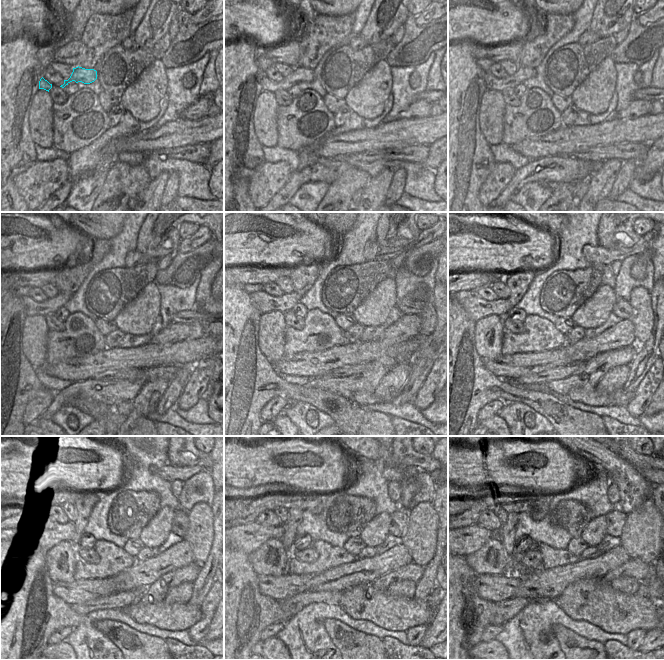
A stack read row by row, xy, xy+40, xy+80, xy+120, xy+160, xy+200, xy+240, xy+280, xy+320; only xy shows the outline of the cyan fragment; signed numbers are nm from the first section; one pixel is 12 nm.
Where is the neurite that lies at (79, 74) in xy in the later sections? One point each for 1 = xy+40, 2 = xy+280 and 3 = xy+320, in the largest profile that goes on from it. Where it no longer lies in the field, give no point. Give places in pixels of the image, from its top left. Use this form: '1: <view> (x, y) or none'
1: xy+40 (300, 74)
2: xy+280 (248, 537)
3: xy+320 (470, 539)

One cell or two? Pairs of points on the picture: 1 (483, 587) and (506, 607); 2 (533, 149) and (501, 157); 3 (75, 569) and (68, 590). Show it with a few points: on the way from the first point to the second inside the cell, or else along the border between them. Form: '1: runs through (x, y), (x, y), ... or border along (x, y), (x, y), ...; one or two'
1: border along (513, 596), (494, 603); two
2: border along (511, 147), (530, 159); two
3: border along (94, 578), (54, 583); two

